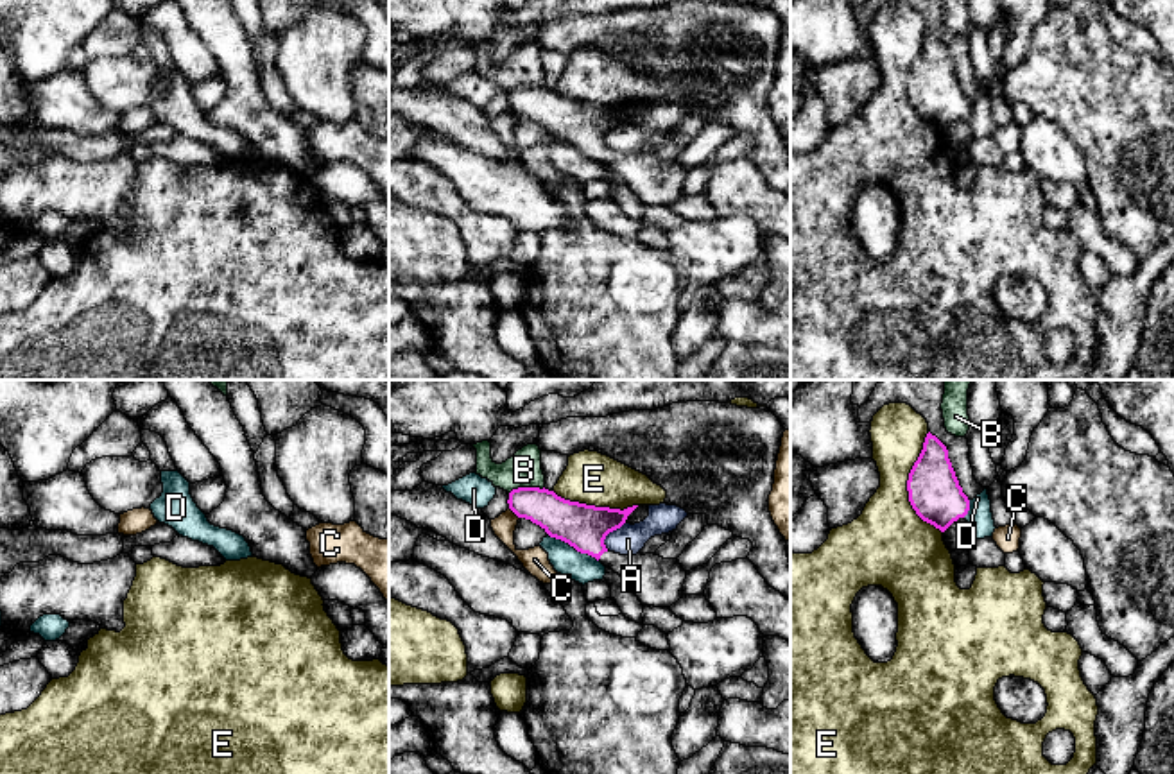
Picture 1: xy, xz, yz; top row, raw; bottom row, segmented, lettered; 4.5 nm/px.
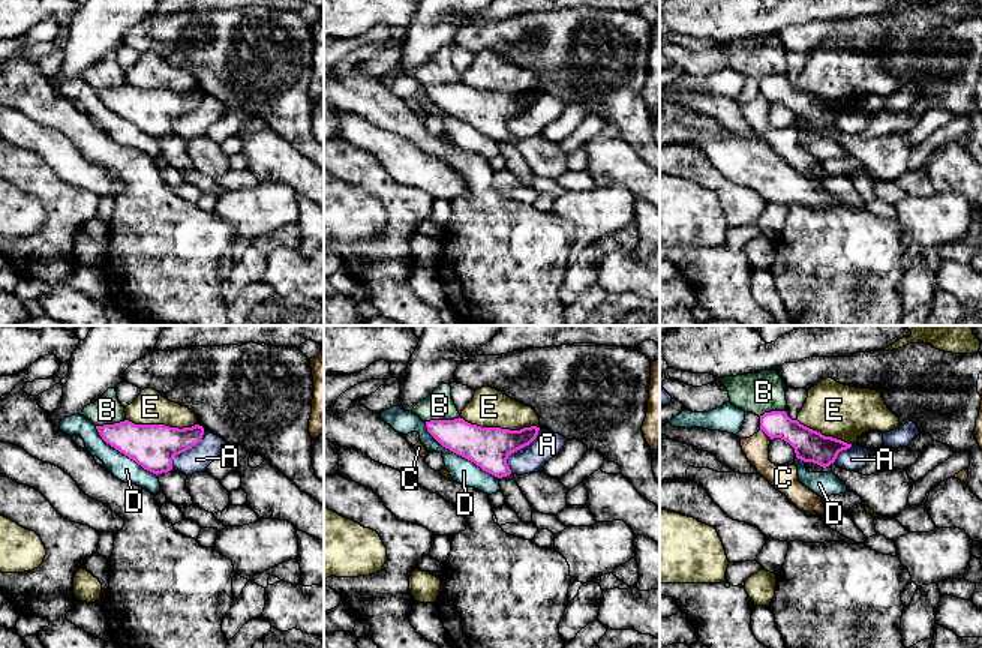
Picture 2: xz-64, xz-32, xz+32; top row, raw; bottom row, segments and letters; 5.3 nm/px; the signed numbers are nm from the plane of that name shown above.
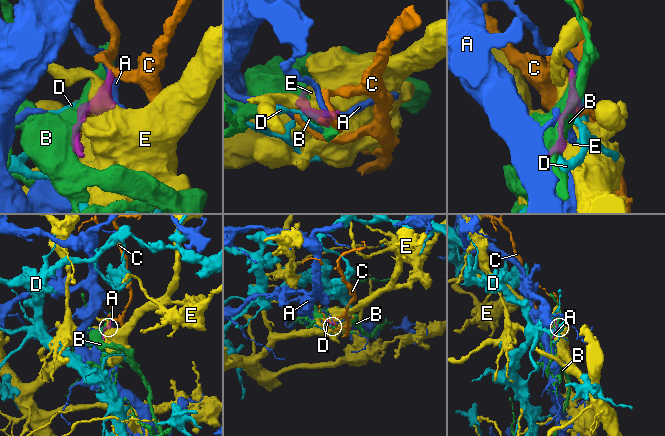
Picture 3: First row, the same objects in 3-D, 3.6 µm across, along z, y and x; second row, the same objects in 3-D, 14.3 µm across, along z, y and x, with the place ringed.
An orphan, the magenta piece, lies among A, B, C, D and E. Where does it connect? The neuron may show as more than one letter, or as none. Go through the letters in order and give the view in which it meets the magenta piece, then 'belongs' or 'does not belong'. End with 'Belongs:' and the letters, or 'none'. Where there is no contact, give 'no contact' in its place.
A: xz | does not belong
B: xz | does not belong
C: xz | does not belong
D: xz | does not belong
E: yz | does not belong
Belongs: none

